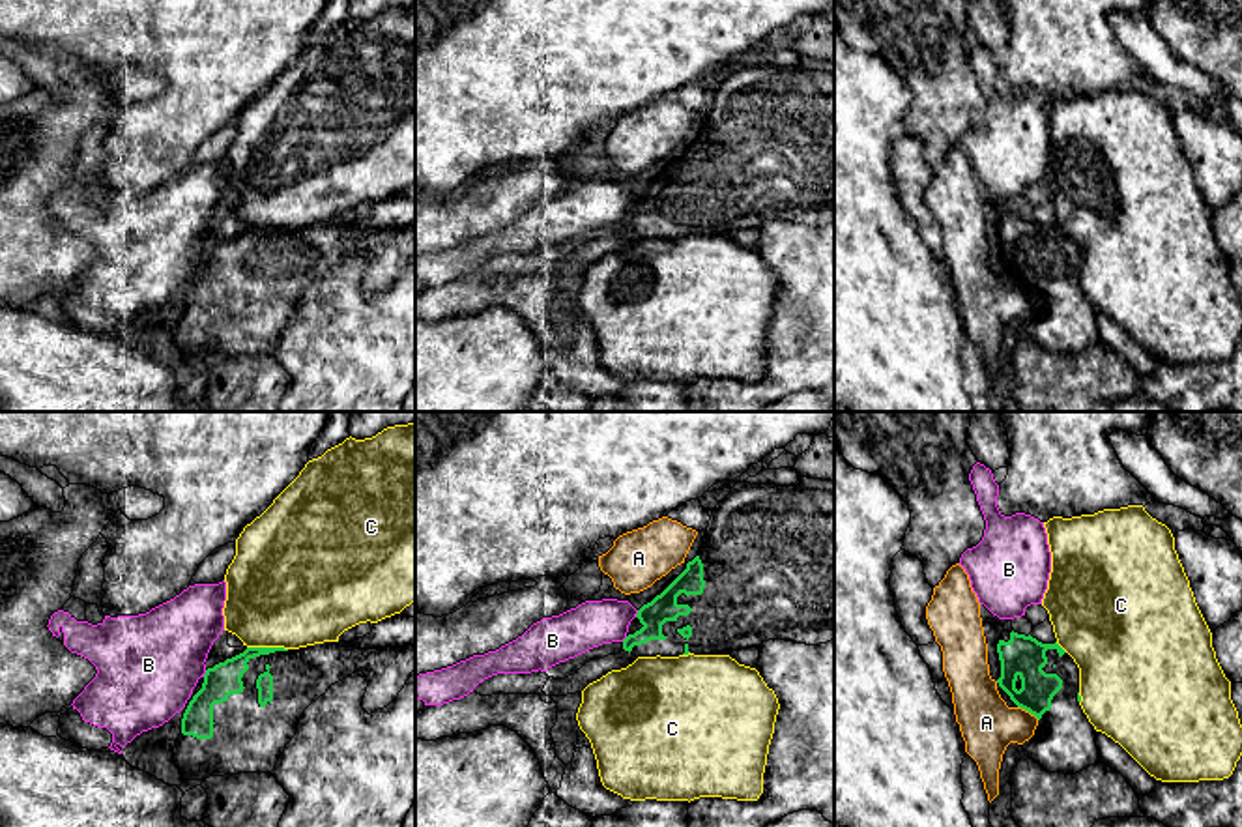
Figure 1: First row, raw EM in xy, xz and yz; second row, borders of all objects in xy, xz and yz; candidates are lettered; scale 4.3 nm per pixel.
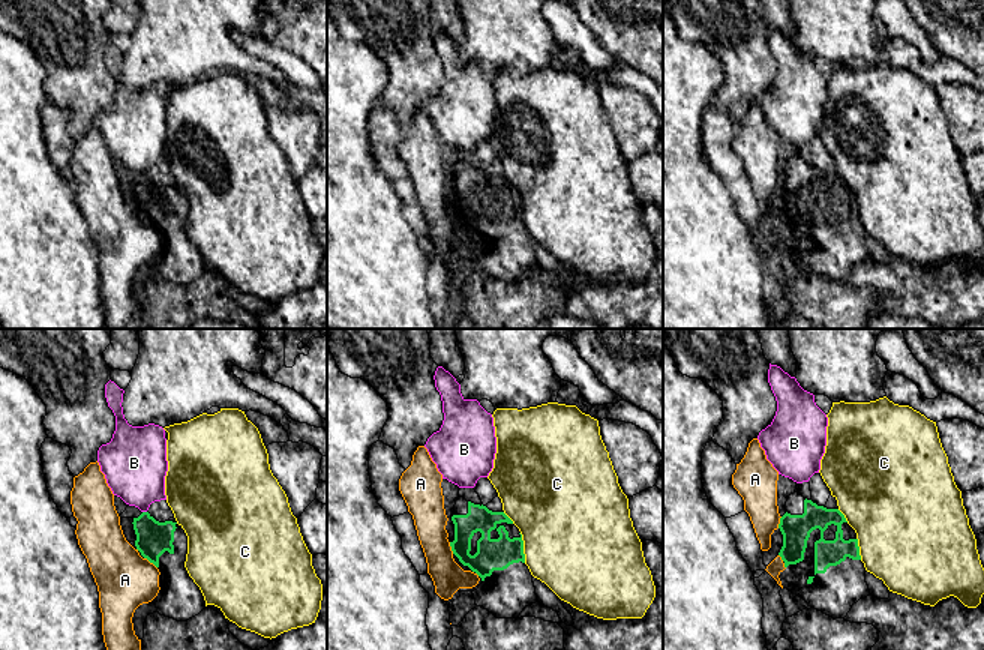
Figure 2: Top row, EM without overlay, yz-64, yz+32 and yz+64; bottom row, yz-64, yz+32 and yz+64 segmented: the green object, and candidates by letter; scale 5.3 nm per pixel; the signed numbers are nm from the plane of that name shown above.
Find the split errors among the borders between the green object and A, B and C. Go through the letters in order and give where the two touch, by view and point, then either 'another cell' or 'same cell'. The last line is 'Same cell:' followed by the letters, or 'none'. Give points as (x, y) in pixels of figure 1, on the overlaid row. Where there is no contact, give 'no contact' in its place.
A: yz (1029, 711) | another cell
B: xy (204, 674) | another cell
C: xy (268, 648) | another cell
Same cell: none

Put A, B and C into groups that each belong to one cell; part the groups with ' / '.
A / B / C

